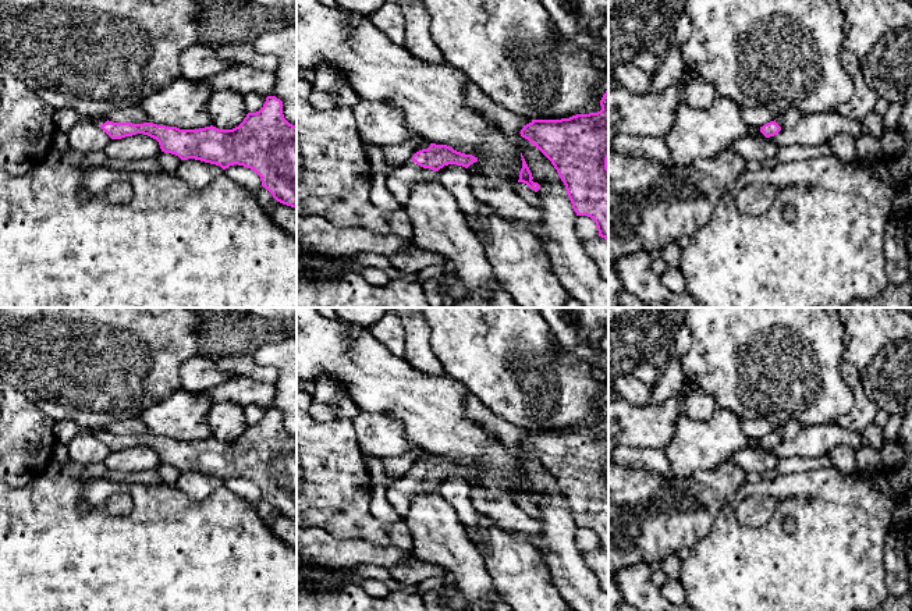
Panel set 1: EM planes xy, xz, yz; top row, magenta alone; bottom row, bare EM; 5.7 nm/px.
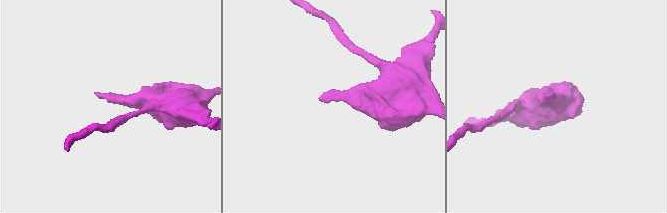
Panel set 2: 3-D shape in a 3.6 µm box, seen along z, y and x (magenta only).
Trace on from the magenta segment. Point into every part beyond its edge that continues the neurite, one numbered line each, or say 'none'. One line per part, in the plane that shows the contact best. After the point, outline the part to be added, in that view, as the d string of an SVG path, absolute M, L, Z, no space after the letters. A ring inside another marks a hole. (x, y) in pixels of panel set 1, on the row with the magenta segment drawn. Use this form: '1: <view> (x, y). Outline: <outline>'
1: xz (400, 183). Outline: M409 161L386 177L386 187L394 200L404 206L409 198L411 189L433 174L436 174L436 171L423 168L415 161Z

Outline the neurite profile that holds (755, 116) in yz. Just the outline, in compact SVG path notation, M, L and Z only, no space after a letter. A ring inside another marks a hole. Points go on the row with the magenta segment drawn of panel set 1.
M741 106L741 117L749 127L760 128L774 121L777 116L764 106Z

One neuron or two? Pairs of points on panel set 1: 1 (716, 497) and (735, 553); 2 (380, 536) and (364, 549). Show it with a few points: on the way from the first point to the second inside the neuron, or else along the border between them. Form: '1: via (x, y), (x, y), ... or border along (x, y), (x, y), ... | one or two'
1: border along (741, 486), (702, 539) | two
2: border along (341, 539), (365, 539), (405, 550) | two

